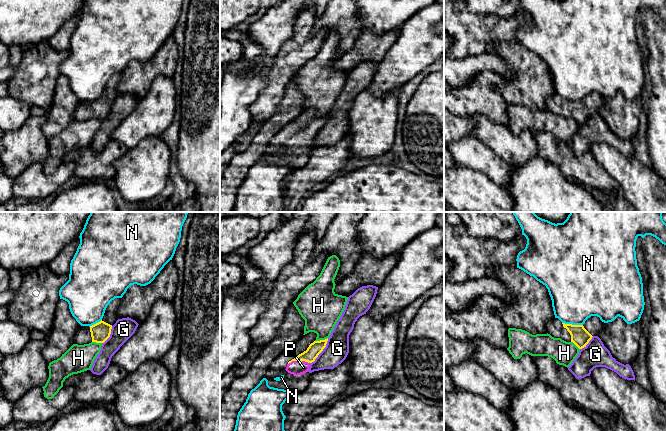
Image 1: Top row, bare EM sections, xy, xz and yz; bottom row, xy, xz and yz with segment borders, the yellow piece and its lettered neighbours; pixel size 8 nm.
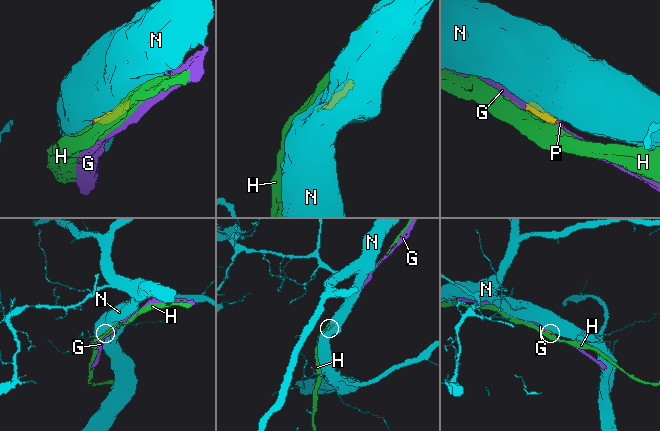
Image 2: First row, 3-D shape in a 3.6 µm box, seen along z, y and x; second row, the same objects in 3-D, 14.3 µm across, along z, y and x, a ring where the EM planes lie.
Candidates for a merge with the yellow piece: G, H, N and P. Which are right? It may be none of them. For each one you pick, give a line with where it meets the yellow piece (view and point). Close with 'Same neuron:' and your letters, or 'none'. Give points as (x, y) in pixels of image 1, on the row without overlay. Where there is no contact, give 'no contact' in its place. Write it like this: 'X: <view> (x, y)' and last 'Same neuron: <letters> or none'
P: xz (298, 136)
Same neuron: P

